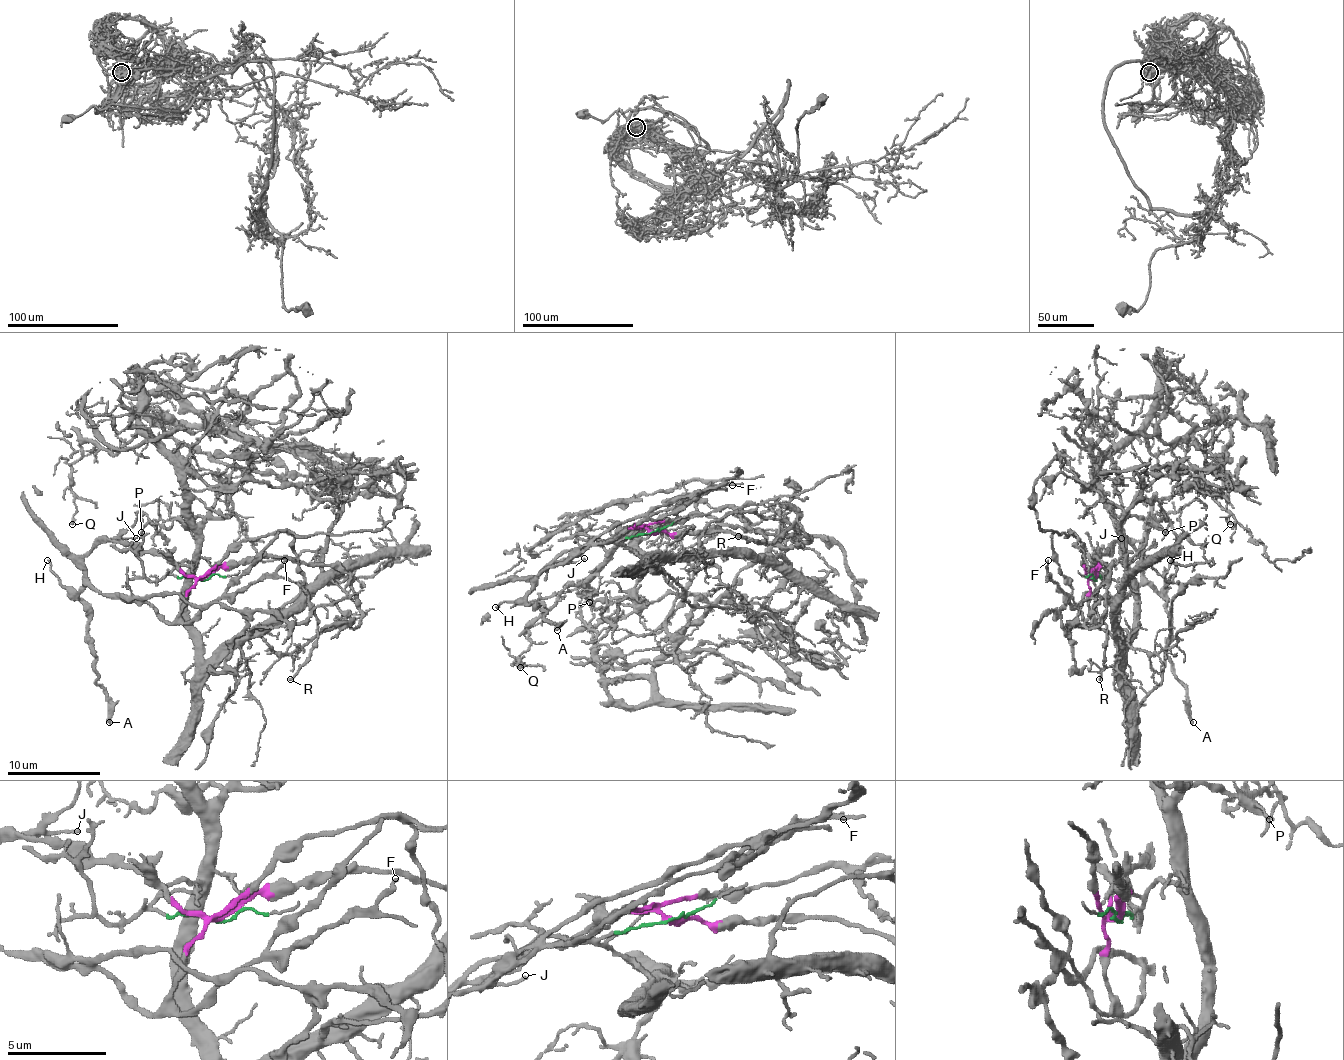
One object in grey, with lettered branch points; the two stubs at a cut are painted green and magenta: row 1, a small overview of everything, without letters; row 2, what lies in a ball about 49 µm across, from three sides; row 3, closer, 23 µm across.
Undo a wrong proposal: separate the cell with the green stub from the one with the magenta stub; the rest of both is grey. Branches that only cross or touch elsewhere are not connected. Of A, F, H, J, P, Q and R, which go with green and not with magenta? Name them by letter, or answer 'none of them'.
P, Q

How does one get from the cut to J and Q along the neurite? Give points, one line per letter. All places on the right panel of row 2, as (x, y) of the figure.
J: (1096, 579), (1091, 577), (1091, 567), (1121, 537)
Q: (1096, 579), (1121, 558), (1100, 465), (1140, 435), (1152, 453), (1193, 437), (1221, 467), (1231, 523)

